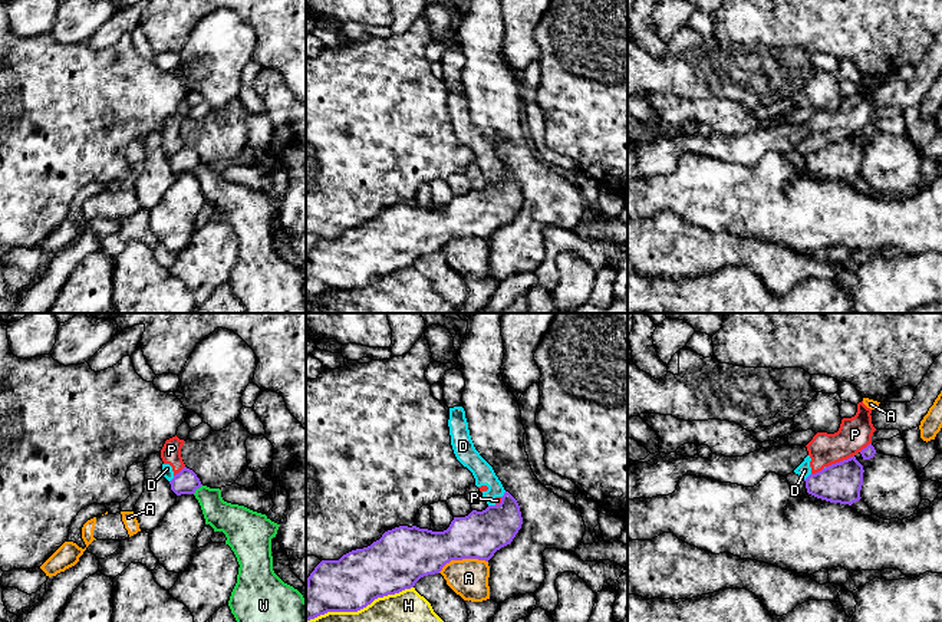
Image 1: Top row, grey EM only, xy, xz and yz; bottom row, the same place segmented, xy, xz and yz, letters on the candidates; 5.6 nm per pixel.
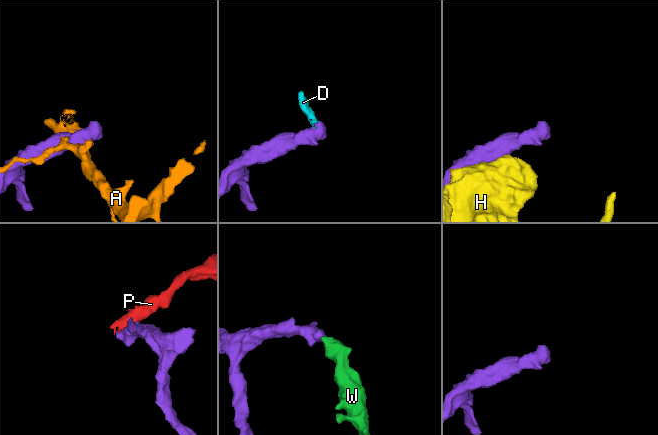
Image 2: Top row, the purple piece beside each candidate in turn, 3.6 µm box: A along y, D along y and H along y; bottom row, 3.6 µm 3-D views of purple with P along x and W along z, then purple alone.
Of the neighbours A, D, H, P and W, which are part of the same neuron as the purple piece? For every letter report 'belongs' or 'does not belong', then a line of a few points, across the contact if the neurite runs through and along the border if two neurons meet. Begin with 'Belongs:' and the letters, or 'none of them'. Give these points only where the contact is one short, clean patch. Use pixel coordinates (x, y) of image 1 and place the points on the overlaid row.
Belongs: W
A: does not belong
D: does not belong; line xz (496, 504), (488, 506)
H: does not belong
P: does not belong; line yz (853, 454), (826, 467)
W: belongs; line xy (185, 481), (197, 487), (221, 516)

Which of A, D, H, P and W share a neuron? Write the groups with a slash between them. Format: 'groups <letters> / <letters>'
groups A / D P / H / W

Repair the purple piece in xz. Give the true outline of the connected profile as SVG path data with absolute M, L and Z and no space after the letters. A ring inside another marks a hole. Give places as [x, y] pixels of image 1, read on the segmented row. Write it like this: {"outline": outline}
{"outline": "M505 491L501 503L465 517L454 517L444 532L416 526L399 526L363 549L352 550L339 560L322 560L306 579L306 621L327 612L358 612L375 599L411 589L428 575L435 575L451 560L478 559L488 562L497 550L510 544L521 529L517 500Z"}

